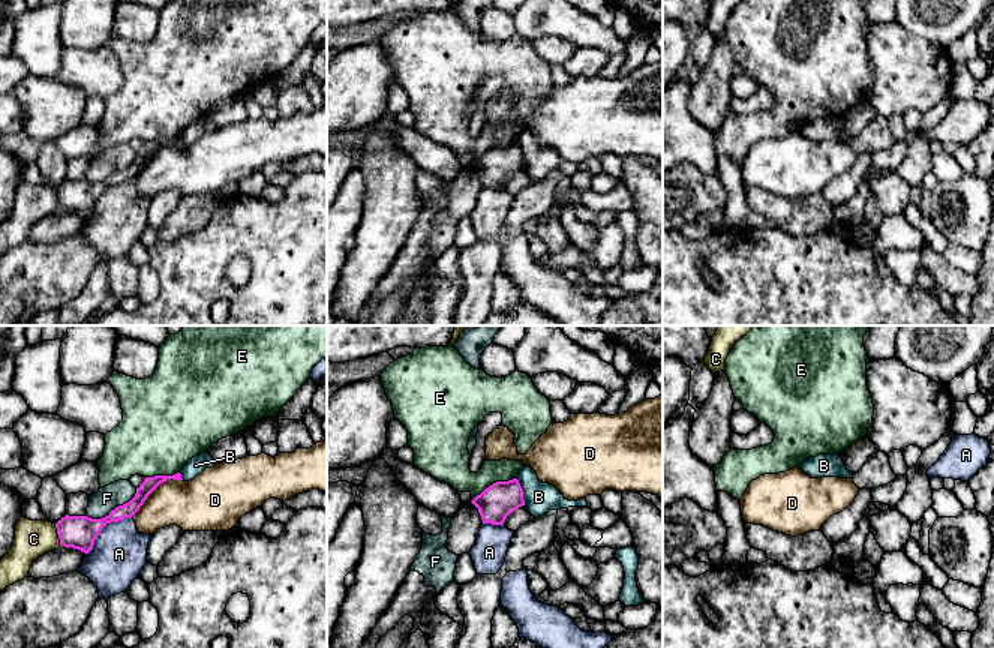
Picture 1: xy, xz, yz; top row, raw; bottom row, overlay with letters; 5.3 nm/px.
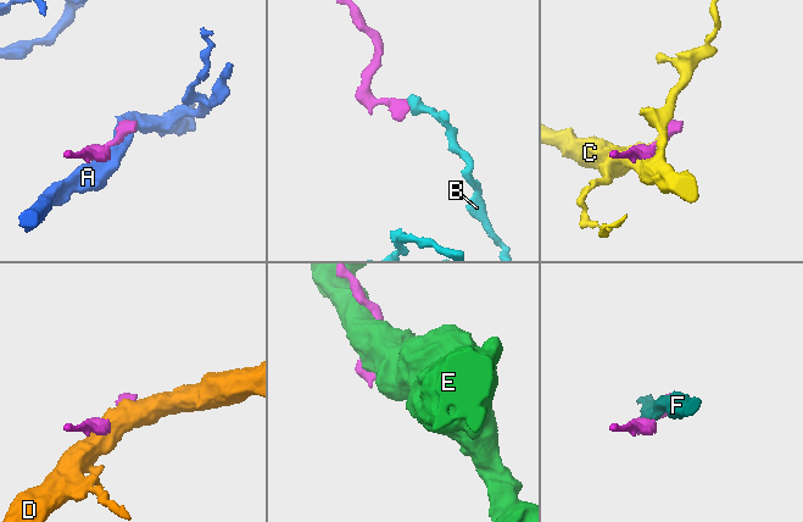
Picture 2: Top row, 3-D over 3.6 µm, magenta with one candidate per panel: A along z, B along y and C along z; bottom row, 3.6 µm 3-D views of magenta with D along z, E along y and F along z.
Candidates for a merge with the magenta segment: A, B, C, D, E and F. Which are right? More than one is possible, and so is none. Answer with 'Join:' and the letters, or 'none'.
Join: none

